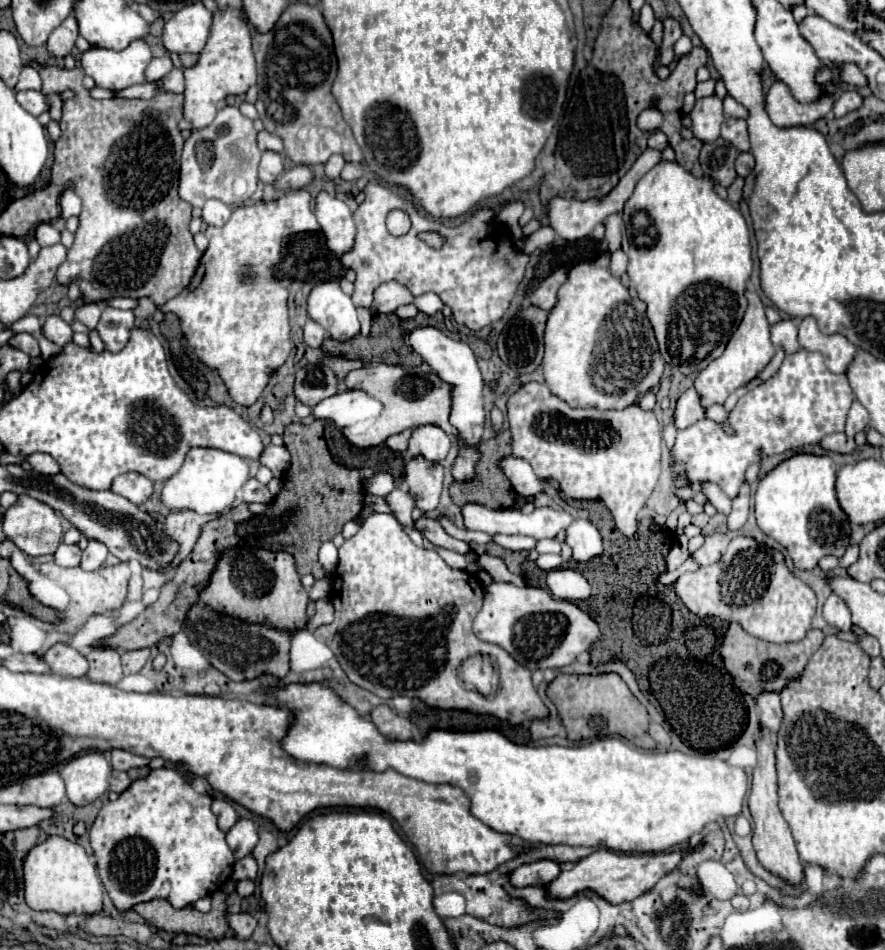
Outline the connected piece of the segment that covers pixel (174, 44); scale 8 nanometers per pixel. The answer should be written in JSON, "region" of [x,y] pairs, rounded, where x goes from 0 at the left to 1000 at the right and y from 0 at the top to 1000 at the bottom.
{"region":[[[228,2],[208,6],[185,25],[185,48],[190,55],[226,57],[240,27],[240,13]]]}

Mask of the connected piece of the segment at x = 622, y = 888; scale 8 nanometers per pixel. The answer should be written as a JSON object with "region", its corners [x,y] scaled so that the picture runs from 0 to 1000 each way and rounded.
{"region":[[[673,895],[667,901],[653,905],[646,916],[635,918],[628,926],[617,933],[617,943],[624,947],[644,947],[651,941],[667,937],[689,952],[712,949],[734,937],[748,922],[759,918],[771,905],[771,897],[746,897],[746,899],[701,899],[692,895]]]}

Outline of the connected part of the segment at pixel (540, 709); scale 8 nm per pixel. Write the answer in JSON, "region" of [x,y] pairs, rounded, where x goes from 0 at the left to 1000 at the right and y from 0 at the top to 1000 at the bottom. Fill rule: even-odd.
{"region":[[[420,541],[411,547],[405,562],[389,568],[384,577],[384,589],[373,625],[373,632],[380,640],[380,651],[375,657],[357,661],[355,669],[377,684],[395,718],[434,737],[445,733],[475,735],[488,745],[556,752],[581,764],[588,764],[594,758],[617,758],[621,749],[612,741],[601,720],[599,705],[588,701],[565,680],[545,676],[536,669],[533,653],[545,640],[545,627],[547,623],[542,615],[527,600],[513,600],[493,581],[472,577],[443,541]],[[531,688],[551,688],[563,697],[567,728],[560,728],[551,735],[540,728],[524,728],[524,722],[518,714],[518,701]]]}

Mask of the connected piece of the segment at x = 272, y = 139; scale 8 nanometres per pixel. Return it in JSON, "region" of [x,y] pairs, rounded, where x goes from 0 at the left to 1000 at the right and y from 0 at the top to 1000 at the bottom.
{"region":[[[296,137],[296,139],[292,141],[292,154],[294,154],[296,158],[307,158],[307,160],[314,160],[314,162],[321,160],[321,149],[319,149],[319,145],[312,143],[312,141],[305,141],[305,139],[301,139],[301,137]]]}

